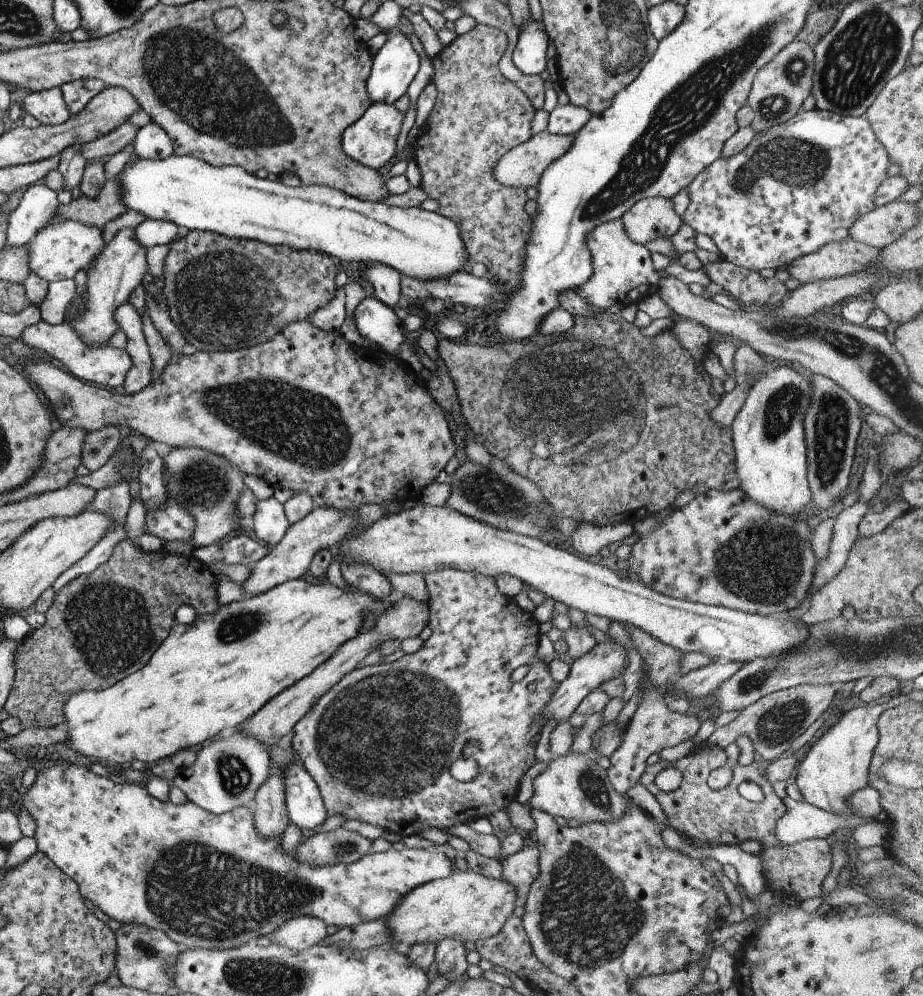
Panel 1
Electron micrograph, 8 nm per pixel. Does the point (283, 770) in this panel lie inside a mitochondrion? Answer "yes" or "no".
no

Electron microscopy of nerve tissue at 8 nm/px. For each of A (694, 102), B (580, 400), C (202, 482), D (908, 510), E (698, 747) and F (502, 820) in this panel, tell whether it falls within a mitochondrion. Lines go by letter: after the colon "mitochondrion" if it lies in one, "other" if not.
A: mitochondrion
B: mitochondrion
C: mitochondrion
D: other
E: other
F: other

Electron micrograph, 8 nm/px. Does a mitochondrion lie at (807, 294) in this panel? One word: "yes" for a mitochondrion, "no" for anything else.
no

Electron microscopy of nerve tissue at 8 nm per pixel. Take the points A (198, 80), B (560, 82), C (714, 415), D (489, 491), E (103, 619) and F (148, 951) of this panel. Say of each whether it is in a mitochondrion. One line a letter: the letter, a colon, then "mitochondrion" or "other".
A: mitochondrion
B: other
C: other
D: mitochondrion
E: mitochondrion
F: mitochondrion

